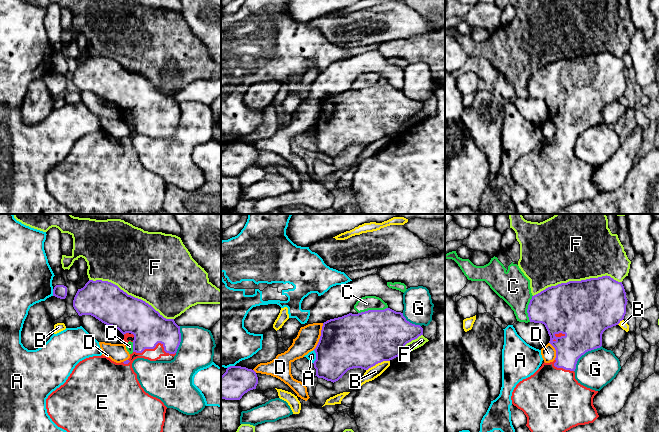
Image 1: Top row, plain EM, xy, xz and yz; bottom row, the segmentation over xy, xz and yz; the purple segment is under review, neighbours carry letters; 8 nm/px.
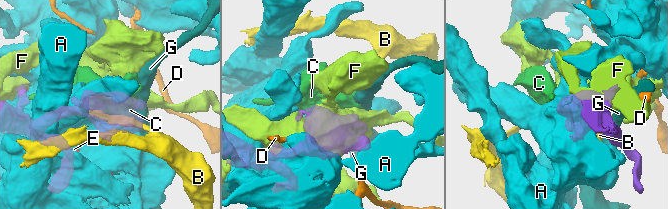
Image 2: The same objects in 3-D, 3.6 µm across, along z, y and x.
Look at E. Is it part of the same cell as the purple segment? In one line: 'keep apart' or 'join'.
join

